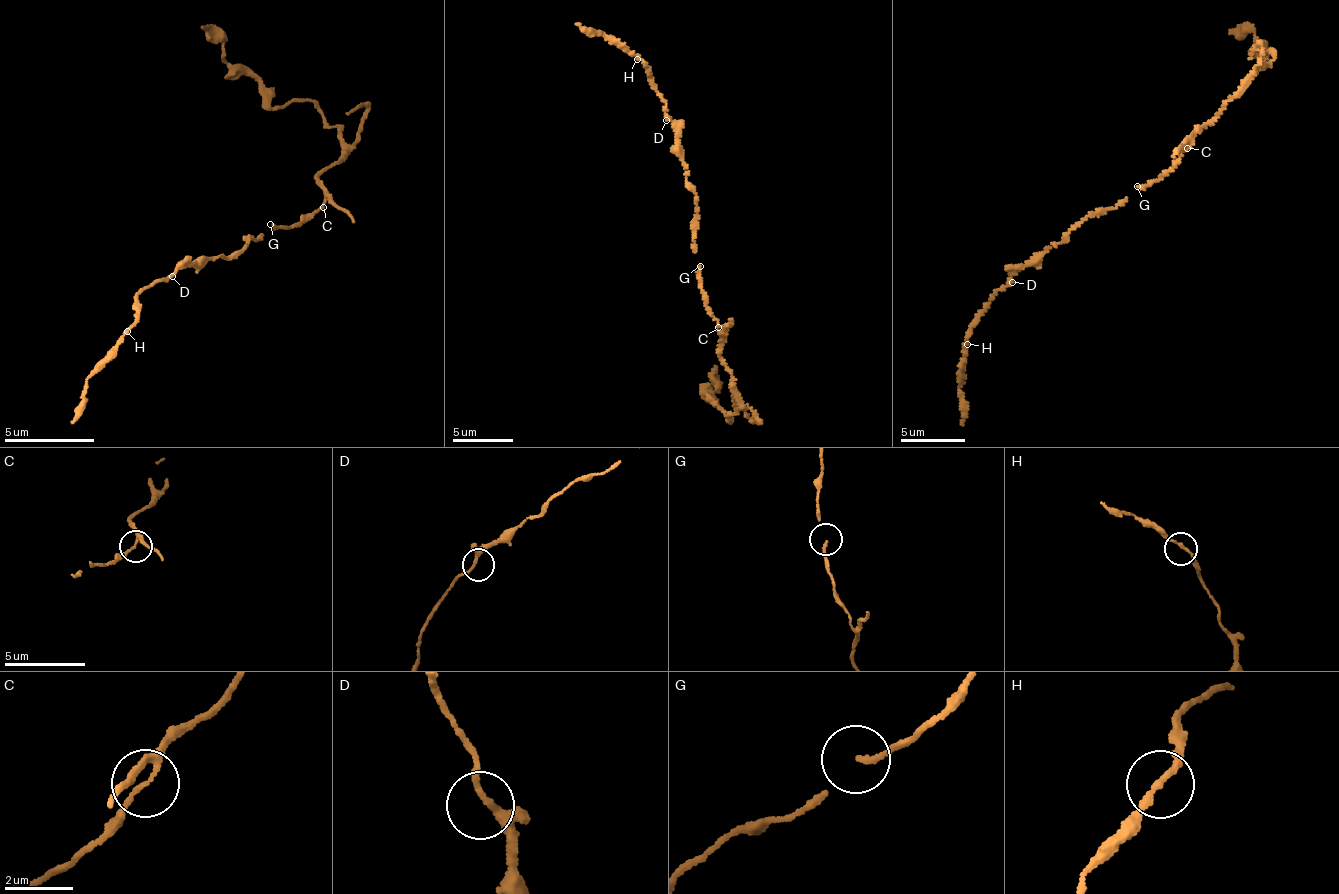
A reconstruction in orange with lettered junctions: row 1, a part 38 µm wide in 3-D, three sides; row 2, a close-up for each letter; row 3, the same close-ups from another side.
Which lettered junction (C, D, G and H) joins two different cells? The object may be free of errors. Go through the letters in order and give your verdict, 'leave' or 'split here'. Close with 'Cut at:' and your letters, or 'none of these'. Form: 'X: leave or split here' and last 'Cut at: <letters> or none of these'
C: split here
D: leave
G: leave
H: leave
Cut at: C

